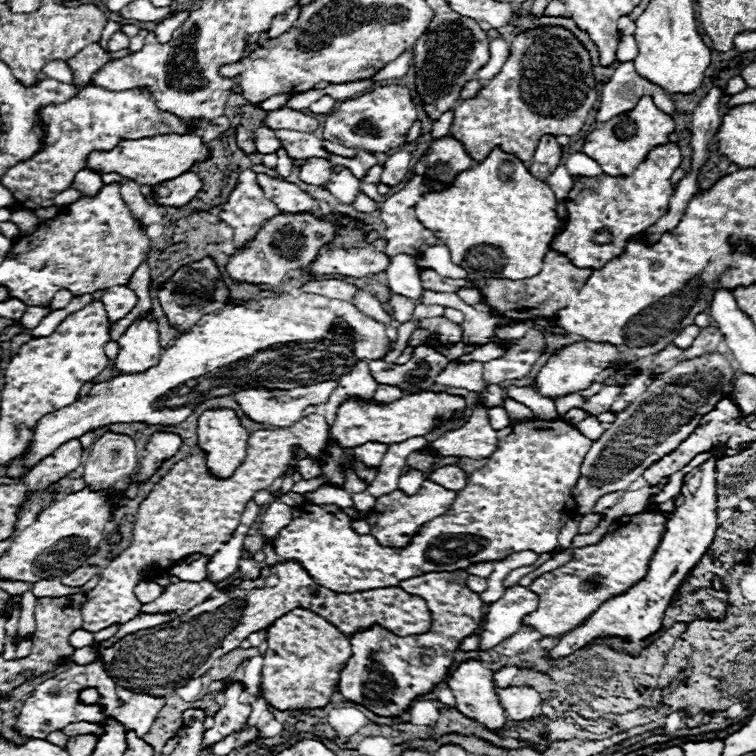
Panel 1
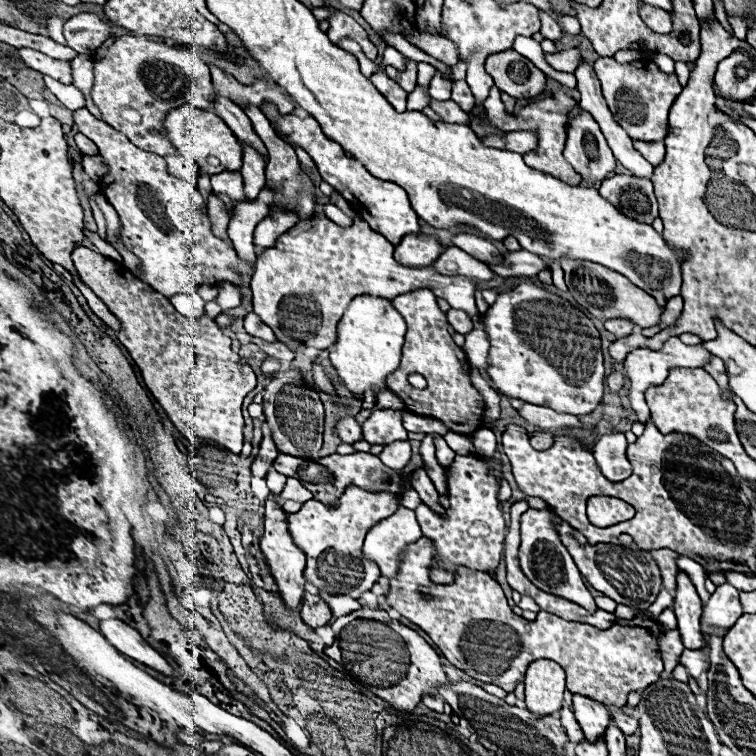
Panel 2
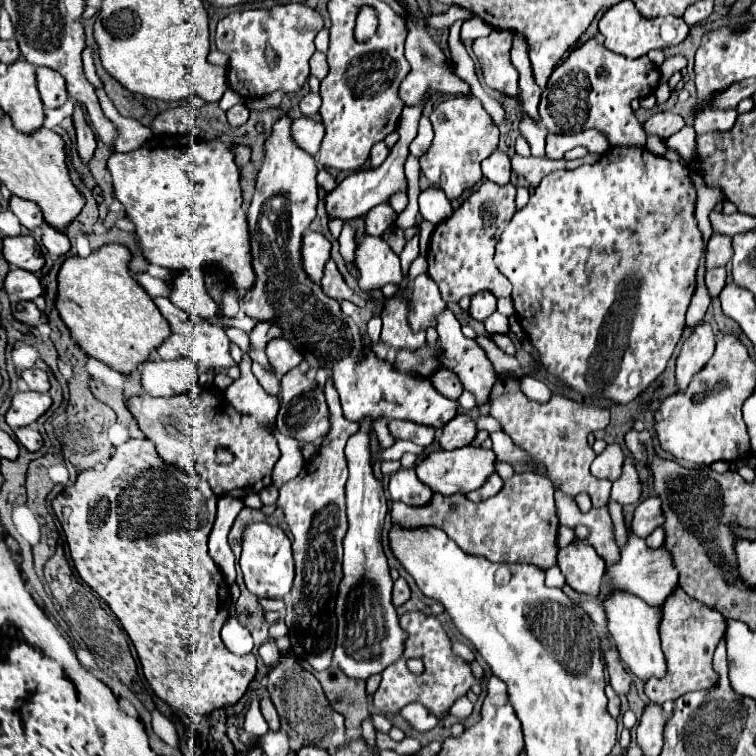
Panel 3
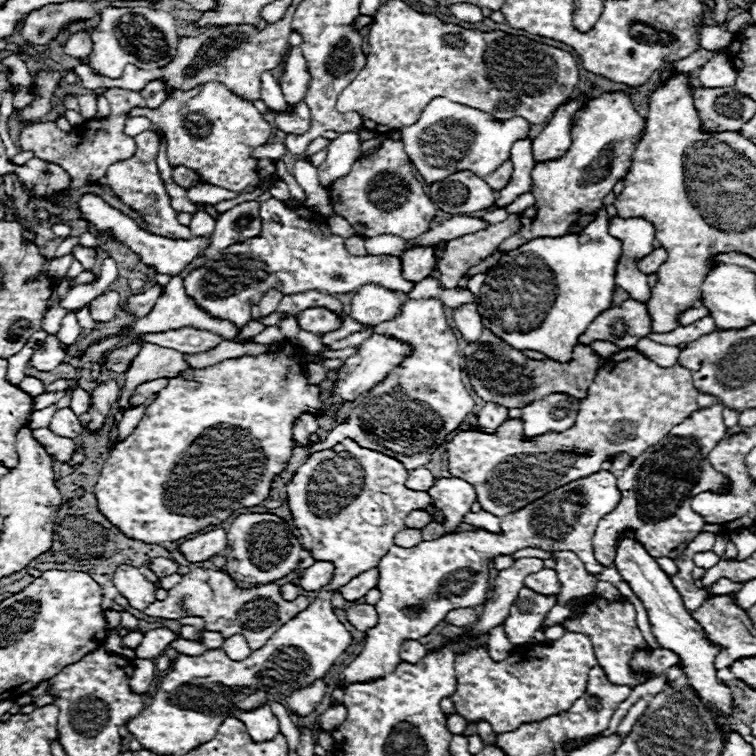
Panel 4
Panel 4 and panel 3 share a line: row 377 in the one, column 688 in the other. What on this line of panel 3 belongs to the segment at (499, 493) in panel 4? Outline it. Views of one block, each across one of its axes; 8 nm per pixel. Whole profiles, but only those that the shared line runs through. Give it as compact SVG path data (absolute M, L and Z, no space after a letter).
M676 588L676 592L664 602L662 606L662 622L660 622L660 638L662 638L662 652L666 656L668 674L658 680L652 678L646 682L646 696L654 704L662 704L666 700L676 700L678 696L712 688L718 680L718 676L712 670L712 654L716 644L722 640L726 630L726 620L720 612L692 600L686 592Z

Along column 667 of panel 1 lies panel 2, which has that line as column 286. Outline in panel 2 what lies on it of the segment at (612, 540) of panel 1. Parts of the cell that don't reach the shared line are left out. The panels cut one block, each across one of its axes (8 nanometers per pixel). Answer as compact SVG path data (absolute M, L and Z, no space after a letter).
M346 488L338 508L326 508L316 500L308 500L296 514L288 514L288 532L306 556L306 582L312 582L318 590L328 592L332 596L344 594L360 598L360 594L370 590L372 584L378 582L380 570L376 568L376 564L360 556L360 548L368 530L380 520L392 516L396 508L396 500L392 500L392 496L388 494L372 494L360 488Z

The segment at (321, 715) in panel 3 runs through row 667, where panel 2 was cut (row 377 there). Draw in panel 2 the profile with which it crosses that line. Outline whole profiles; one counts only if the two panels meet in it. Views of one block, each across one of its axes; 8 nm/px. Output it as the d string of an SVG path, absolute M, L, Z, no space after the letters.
M298 370L276 372L270 384L264 388L264 416L272 432L272 440L282 454L312 458L322 448L324 428L324 406L316 390L308 388Z

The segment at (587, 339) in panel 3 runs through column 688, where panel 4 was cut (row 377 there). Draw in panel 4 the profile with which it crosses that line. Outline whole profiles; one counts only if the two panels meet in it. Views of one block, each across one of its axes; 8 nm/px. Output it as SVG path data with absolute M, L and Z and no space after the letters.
M286 344L280 352L270 352L264 354L260 358L252 358L252 356L244 356L240 360L226 360L224 364L214 364L212 368L204 368L204 370L186 370L182 372L178 378L172 378L168 382L168 386L164 390L158 392L158 398L146 408L142 420L138 422L138 426L134 428L134 432L122 442L118 444L112 452L110 458L104 464L104 470L98 478L96 484L96 502L98 502L98 510L102 512L102 516L106 516L124 536L132 538L132 540L140 540L146 544L162 544L162 542L174 542L180 538L186 538L188 534L200 532L206 526L212 524L220 524L224 522L234 510L248 508L248 506L256 506L260 502L266 500L272 478L282 472L288 464L288 458L292 456L292 448L294 448L294 438L292 438L292 422L296 420L296 416L310 412L310 414L318 414L320 412L320 390L316 386L308 386L304 372L302 372L302 364L296 356L296 352L292 350L290 344Z

